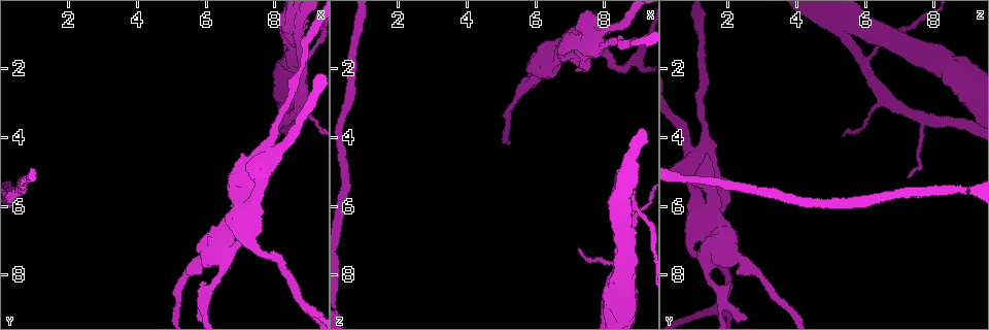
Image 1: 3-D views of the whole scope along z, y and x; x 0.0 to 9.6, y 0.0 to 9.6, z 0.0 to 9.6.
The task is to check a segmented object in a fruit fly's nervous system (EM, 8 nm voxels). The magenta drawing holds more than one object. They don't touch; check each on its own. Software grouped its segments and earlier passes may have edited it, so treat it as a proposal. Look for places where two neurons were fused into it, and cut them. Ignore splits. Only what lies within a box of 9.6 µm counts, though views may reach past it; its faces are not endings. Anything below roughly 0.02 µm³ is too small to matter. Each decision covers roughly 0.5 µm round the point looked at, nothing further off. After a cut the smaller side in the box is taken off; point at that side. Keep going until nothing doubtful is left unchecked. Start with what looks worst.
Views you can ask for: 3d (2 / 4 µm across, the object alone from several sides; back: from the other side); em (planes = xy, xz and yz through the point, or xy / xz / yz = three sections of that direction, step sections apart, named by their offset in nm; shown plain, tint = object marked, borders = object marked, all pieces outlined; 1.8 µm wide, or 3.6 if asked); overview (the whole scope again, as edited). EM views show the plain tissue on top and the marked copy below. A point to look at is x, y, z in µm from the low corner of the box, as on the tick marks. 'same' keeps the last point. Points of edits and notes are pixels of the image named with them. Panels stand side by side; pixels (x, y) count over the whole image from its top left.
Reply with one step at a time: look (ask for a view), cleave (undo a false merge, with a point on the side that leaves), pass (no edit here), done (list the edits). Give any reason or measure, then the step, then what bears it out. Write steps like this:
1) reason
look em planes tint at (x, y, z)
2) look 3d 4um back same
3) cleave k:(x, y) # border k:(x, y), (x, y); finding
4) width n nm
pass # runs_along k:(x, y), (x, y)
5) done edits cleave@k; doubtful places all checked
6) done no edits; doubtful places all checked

looks like a crossing
look em planes tint at (8.55, 0.85, 5.45)

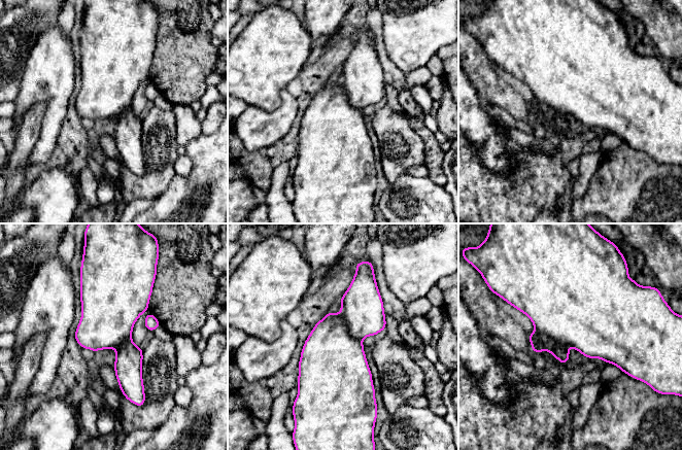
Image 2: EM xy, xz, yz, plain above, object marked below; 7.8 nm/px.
width 420 nm
pass # continuous, no second neuron

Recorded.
sharp bend
look em 3.6um xy step 8 tint at (7.20, 5.95, 1.45)

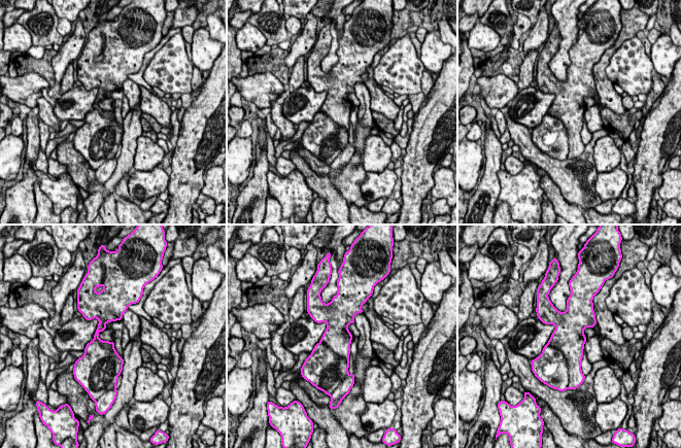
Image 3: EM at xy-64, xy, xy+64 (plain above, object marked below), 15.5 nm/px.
cleave 3:(571, 343) # border 3:(547, 343), (563, 354), (569, 375); two neurons meet here

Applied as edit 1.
sharp bend
look em xy step 16 tint at (8.25, 3.60, 8.10)

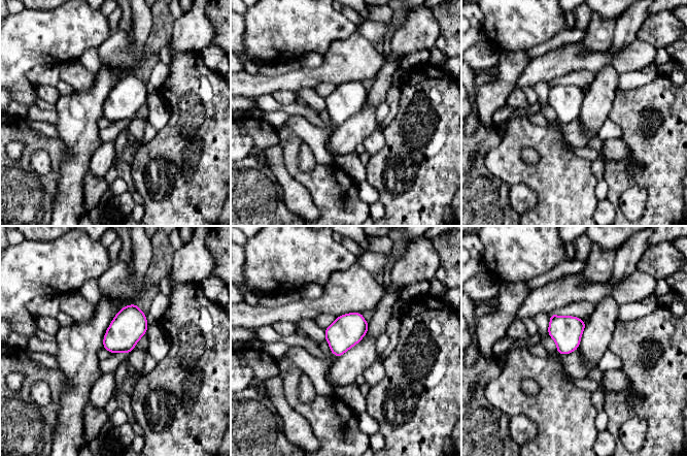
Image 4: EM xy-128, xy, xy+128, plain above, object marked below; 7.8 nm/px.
look em planes borders same

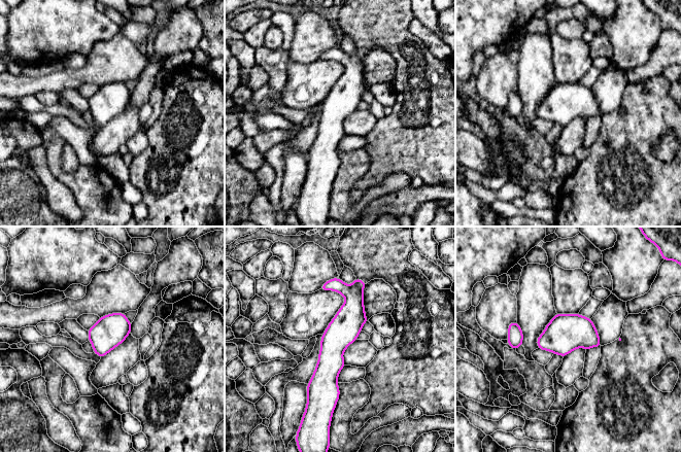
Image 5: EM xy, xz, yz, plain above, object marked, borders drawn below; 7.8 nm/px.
pass # one neuron here

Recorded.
done edits cleave@3; doubtful places all checked

